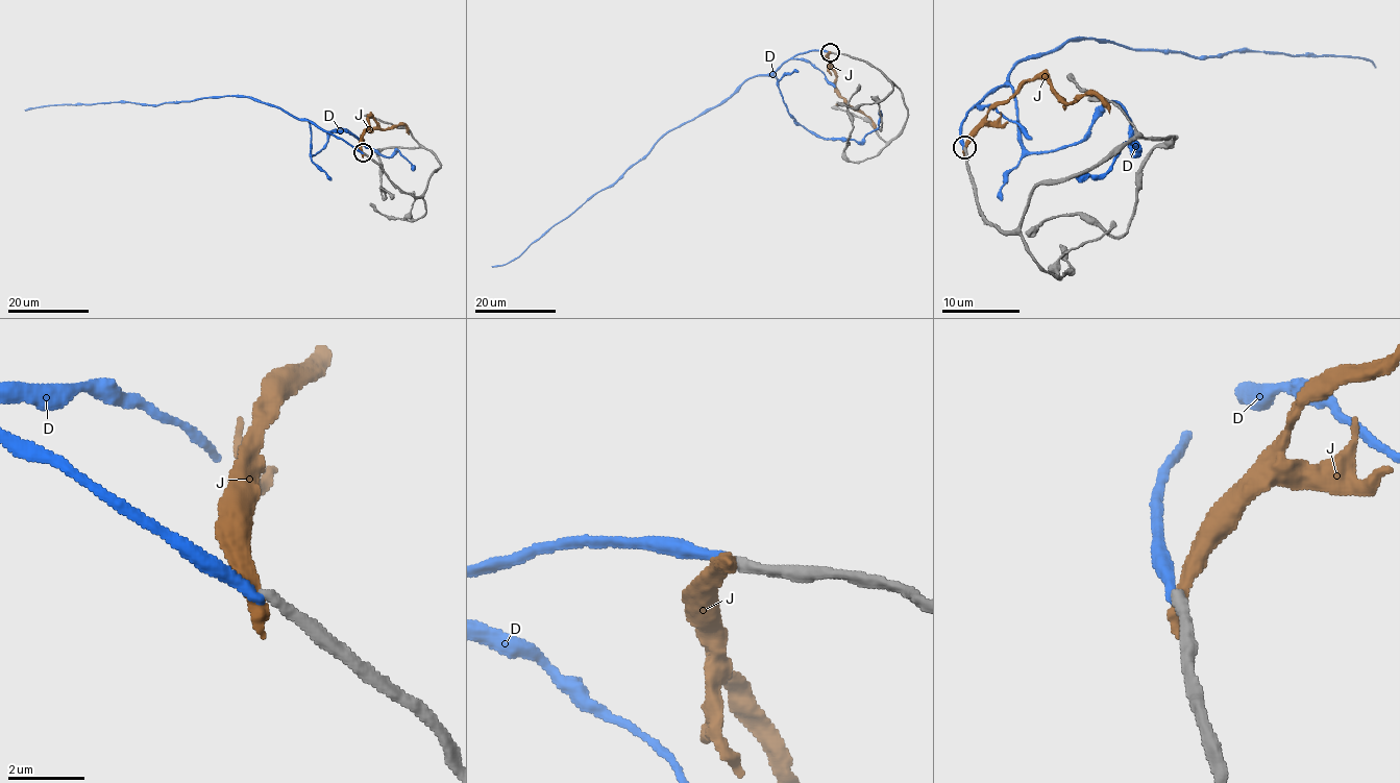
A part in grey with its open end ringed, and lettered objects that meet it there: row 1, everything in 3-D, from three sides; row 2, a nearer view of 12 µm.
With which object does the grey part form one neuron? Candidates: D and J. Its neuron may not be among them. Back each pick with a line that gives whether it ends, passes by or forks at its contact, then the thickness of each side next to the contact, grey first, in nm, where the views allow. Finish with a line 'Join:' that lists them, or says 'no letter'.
Join: no letter

